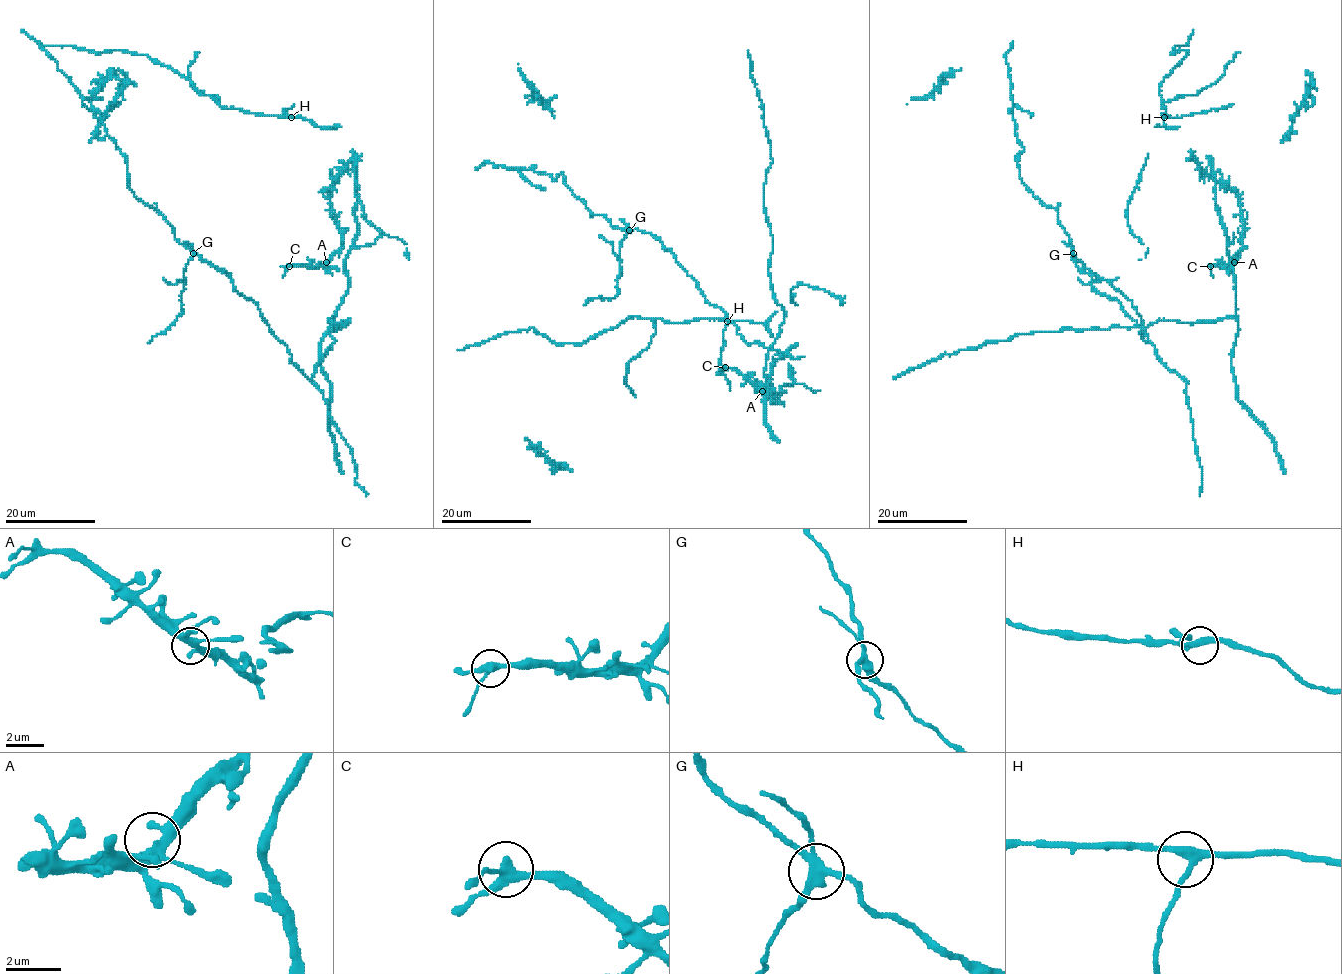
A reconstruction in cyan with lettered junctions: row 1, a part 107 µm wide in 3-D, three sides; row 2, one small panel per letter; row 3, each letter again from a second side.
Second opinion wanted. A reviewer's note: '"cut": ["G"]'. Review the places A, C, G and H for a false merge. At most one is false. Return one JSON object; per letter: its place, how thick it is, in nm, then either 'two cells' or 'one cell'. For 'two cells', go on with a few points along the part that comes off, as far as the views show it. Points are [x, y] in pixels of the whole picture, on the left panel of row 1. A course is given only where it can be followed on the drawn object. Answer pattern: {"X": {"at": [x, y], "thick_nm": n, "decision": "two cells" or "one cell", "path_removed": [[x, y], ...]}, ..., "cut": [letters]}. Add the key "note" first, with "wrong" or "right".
{"note": "right", "A": {"at": [326, 262], "thick_nm": 300, "decision": "one cell"}, "C": {"at": [289, 266], "thick_nm": 320, "decision": "one cell"}, "G": {"at": [193, 253], "thick_nm": 320, "decision": "two cells", "path_removed": [[193, 253], [184, 271], [181, 296], [183, 310], [165, 331], [148, 343]]}, "H": {"at": [291, 117], "thick_nm": 280, "decision": "one cell"}, "cut": ["G"]}

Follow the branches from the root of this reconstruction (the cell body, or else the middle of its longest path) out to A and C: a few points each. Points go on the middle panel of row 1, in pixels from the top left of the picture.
A: (769, 394), (784, 392), (762, 391)
C: (769, 394), (784, 392), (760, 390), (736, 371), (725, 367)

